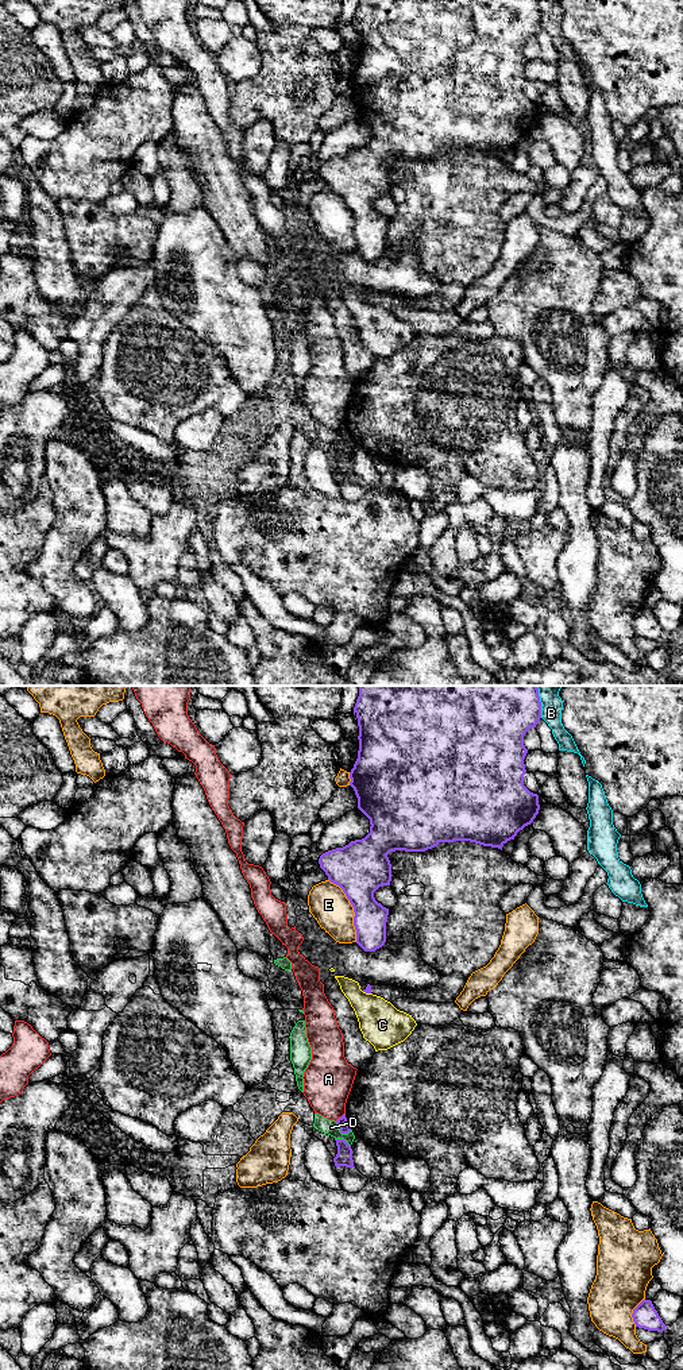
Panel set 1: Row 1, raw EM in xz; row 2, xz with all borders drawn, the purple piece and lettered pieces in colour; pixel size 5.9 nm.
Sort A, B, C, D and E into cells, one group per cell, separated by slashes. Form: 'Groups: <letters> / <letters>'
Groups: A / B / C / D / E

